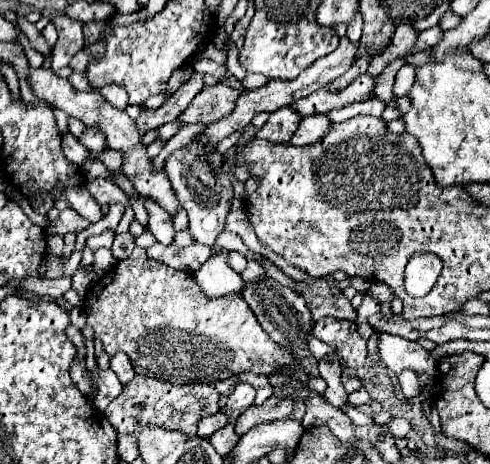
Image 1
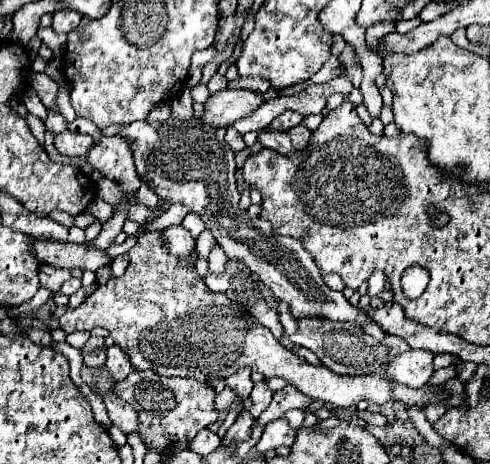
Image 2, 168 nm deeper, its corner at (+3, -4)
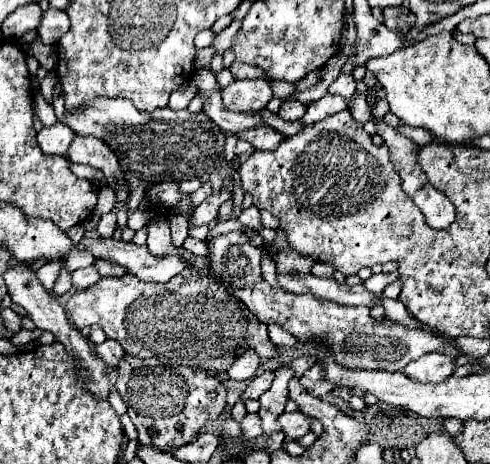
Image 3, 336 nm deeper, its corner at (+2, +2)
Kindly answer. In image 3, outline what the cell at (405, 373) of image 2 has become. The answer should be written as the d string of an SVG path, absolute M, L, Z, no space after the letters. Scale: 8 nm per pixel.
M433 352L429 356L421 356L403 368L403 374L415 382L441 382L453 374L455 364L449 356L441 352Z

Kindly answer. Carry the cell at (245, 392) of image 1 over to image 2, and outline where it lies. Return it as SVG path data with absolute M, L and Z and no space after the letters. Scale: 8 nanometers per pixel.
M244 368L244 370L238 370L236 374L228 376L224 382L226 382L226 386L228 386L236 396L240 396L240 398L248 398L250 392L252 392L252 386L254 386L250 374L252 374L252 370Z

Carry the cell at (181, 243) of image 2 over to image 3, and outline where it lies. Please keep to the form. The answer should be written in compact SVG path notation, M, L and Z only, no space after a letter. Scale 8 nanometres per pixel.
M187 236L185 242L183 242L183 248L189 250L189 252L193 252L193 254L197 254L197 256L207 256L207 242L201 242L197 238Z

